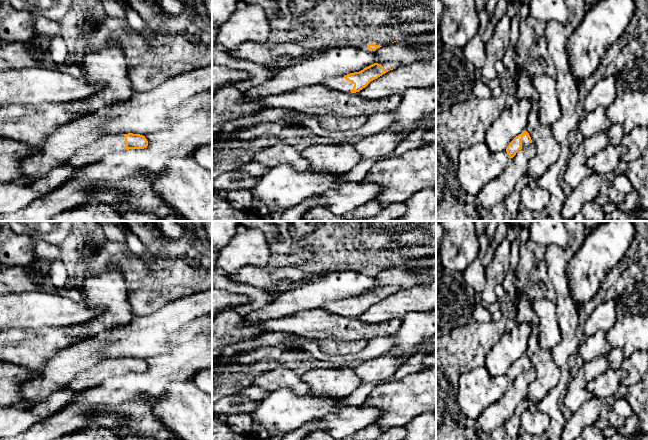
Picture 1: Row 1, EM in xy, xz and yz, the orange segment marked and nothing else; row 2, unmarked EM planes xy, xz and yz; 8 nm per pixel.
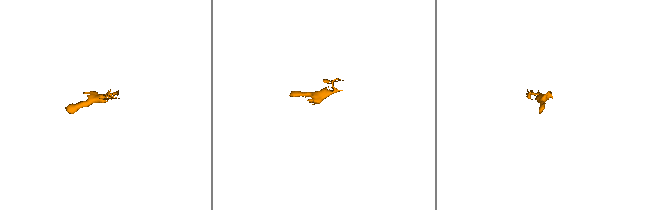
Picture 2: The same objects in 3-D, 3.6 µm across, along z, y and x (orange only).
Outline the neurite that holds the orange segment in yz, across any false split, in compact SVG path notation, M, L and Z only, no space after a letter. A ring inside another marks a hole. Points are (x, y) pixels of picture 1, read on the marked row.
M525 130L516 136L507 146L506 152L509 155L509 158L513 158L519 150L524 149L530 143L532 143L531 137Z

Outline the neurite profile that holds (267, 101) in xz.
M324 85L306 86L288 93L261 97L256 102L266 108L283 108L301 114L332 114L341 118L371 116L393 112L401 103L401 95L379 99L363 98L356 93L341 92Z

